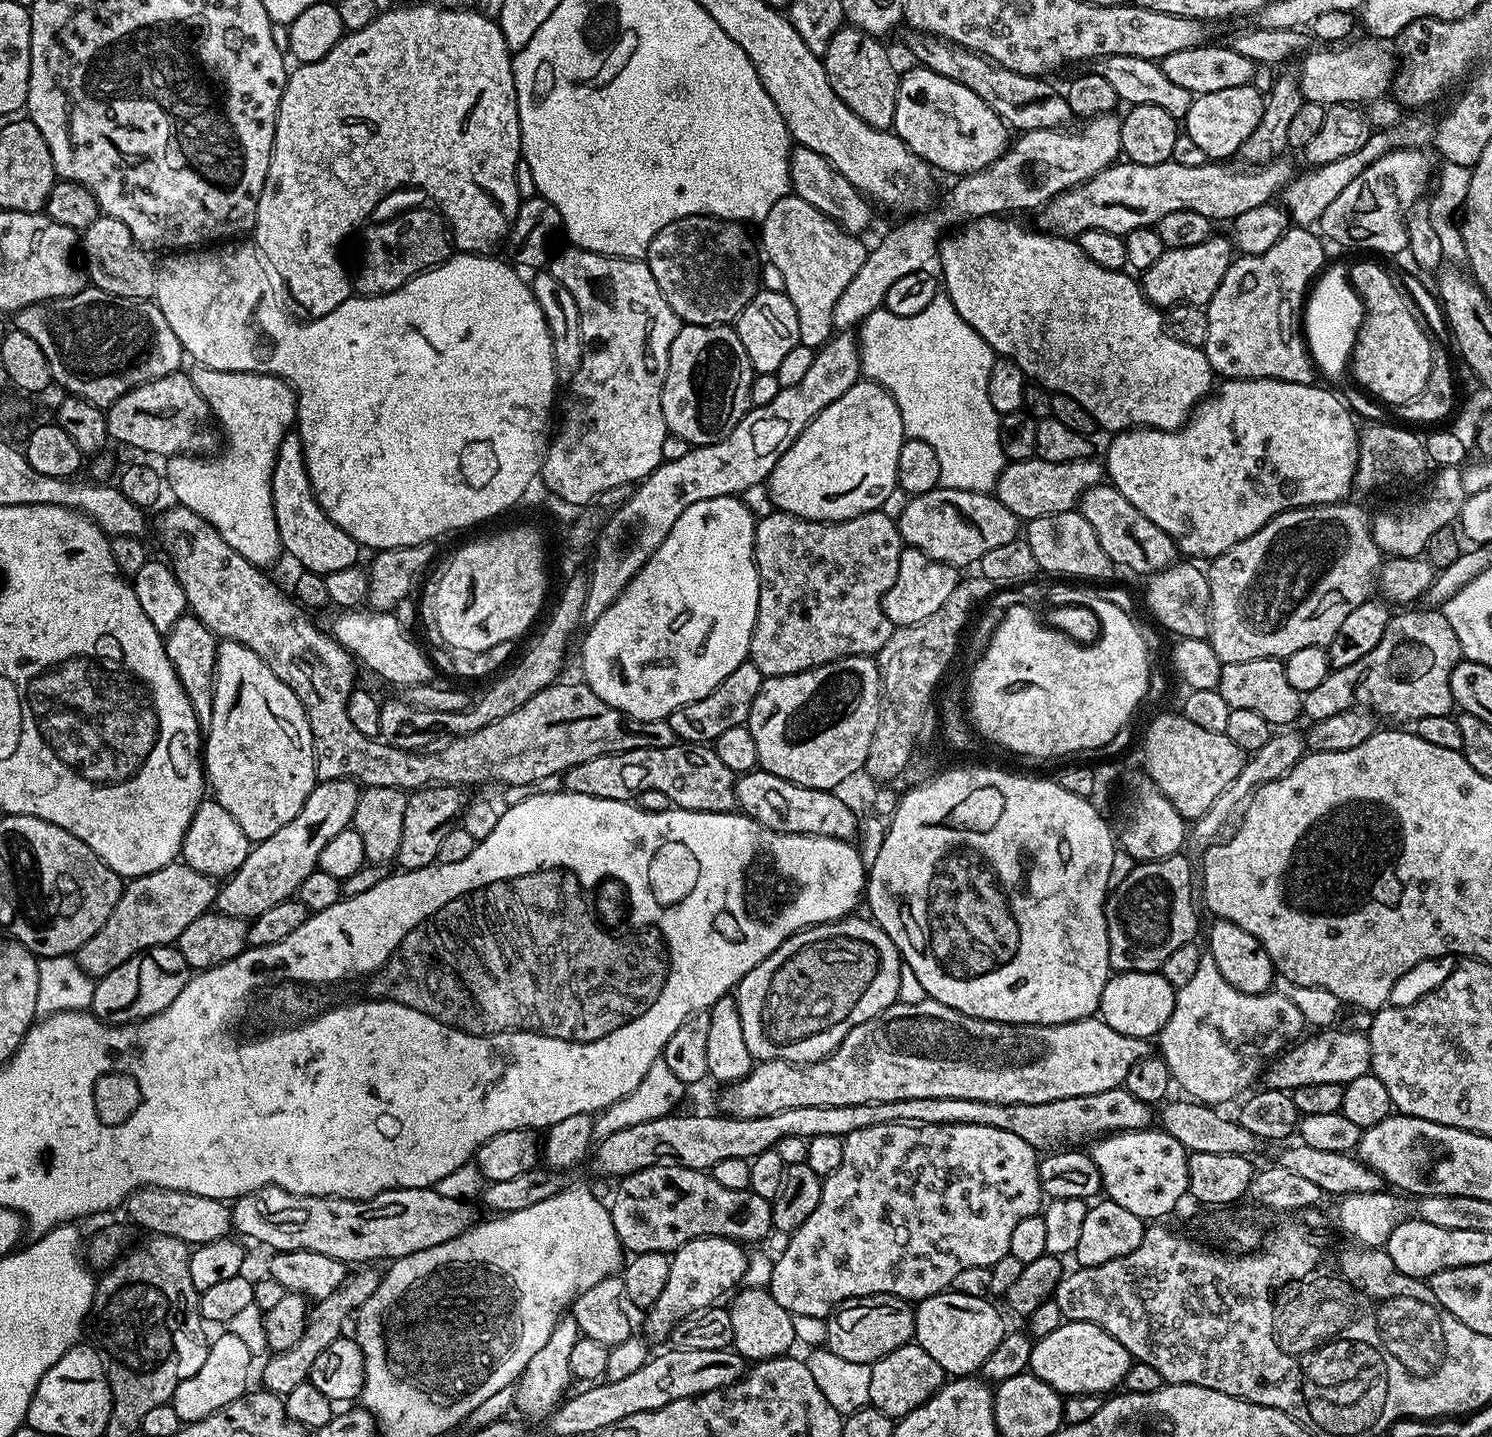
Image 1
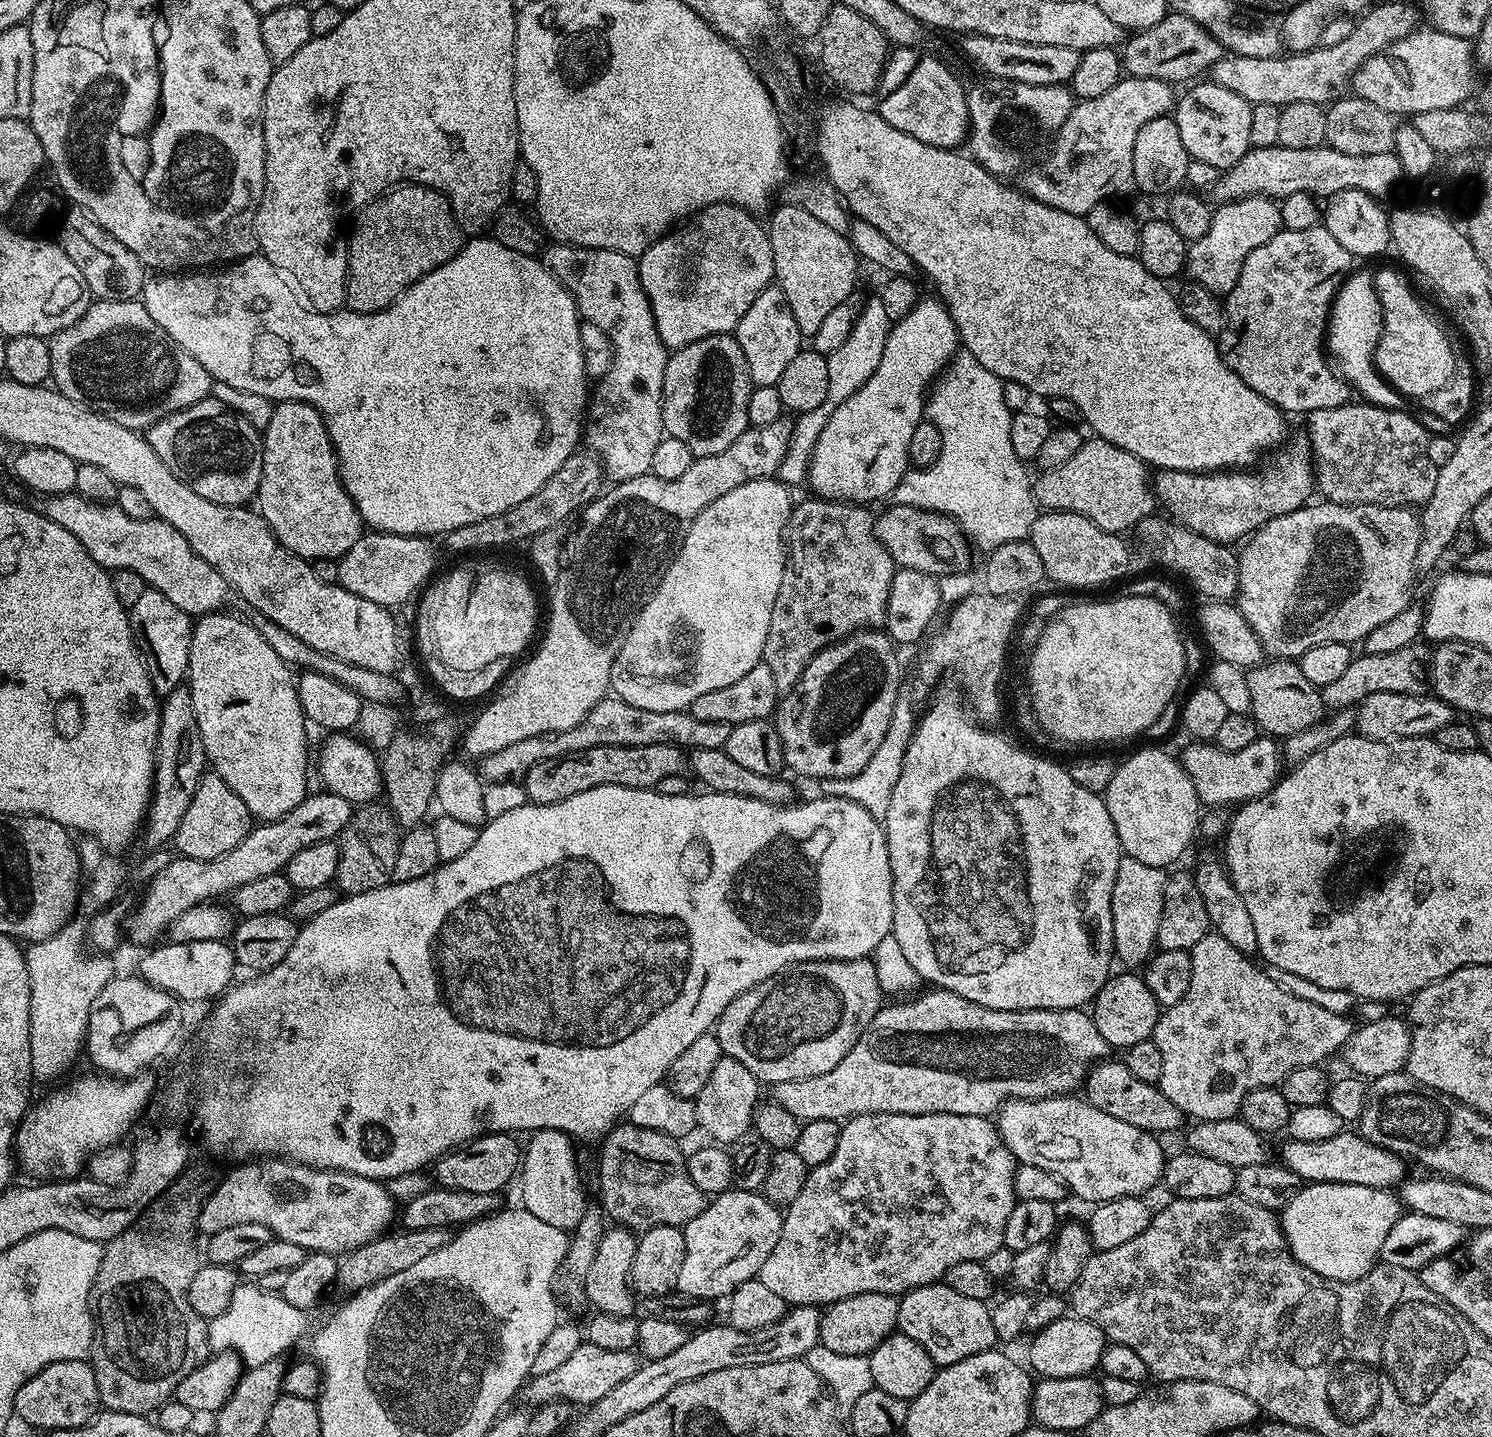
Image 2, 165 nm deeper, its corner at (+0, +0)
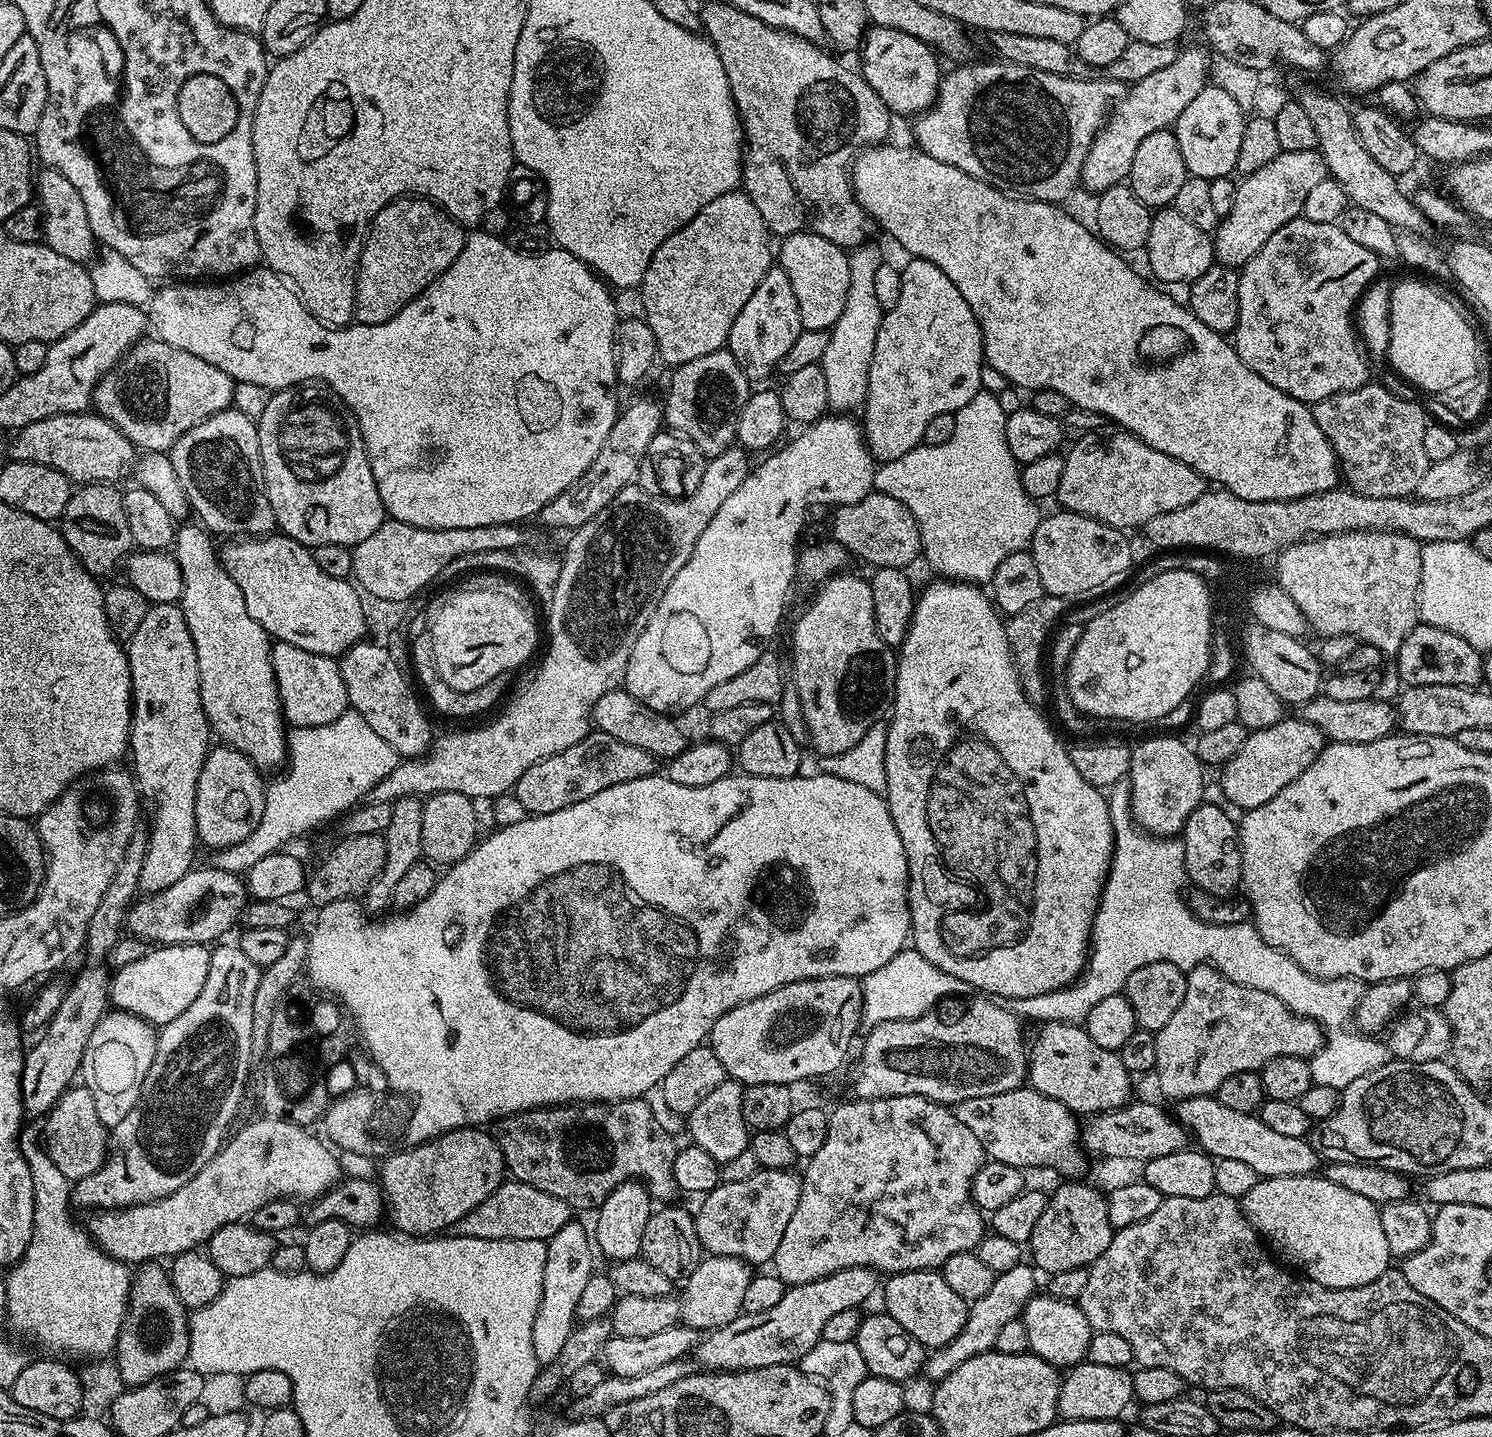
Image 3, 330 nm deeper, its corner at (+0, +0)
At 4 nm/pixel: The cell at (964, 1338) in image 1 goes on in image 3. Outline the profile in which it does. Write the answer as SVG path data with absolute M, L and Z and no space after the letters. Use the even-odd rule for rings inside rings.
M939 1271L927 1272L897 1272L889 1275L883 1281L882 1296L884 1292L883 1311L906 1330L925 1349L935 1350L944 1345L960 1333L968 1317L969 1301L958 1298L950 1286L946 1286L943 1275Z

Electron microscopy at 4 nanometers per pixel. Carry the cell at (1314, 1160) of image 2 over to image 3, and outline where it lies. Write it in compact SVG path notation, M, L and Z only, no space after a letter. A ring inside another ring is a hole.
M1215 1095L1188 1098L1179 1101L1175 1108L1175 1118L1180 1121L1184 1131L1190 1134L1199 1151L1208 1153L1216 1160L1235 1158L1247 1162L1261 1178L1311 1176L1321 1167L1322 1157L1307 1139L1277 1134L1270 1130L1270 1126L1266 1126L1266 1122L1260 1120L1259 1115L1230 1110L1222 1106L1222 1102L1218 1102Z

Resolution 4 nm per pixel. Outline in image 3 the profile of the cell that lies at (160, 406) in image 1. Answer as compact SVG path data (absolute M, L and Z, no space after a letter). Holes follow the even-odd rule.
M230 407L208 416L198 426L186 430L170 450L174 474L186 490L199 523L217 537L251 538L277 531L274 510L266 494L256 421Z

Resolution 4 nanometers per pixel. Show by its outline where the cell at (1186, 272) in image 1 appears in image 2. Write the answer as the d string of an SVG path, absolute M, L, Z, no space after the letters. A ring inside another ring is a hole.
M1247 196L1221 203L1219 207L1212 213L1210 230L1188 245L1186 276L1191 283L1206 286L1206 290L1224 298L1234 290L1238 274L1242 274L1242 266L1251 252L1282 230L1282 217L1279 203L1270 196Z

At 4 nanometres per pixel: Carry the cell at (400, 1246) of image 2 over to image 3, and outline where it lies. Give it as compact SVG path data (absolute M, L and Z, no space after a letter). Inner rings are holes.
M505 1179L470 1214L466 1214L458 1222L454 1222L451 1231L466 1238L486 1238L487 1240L542 1240L548 1241L562 1230L562 1226L573 1223L574 1209L562 1202L562 1198L554 1198L554 1194L546 1194L546 1190L538 1190L538 1186L530 1186L521 1180Z

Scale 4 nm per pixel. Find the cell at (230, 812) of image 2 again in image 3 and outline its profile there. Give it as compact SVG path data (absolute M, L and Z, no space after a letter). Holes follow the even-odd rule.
M231 746L209 747L202 774L198 774L198 790L194 794L196 838L205 849L229 848L254 834L262 822L266 780L246 754Z

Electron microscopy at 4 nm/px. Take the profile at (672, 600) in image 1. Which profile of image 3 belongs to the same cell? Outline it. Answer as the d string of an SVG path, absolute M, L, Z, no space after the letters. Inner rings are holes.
M828 414L824 419L815 420L814 423L807 425L801 431L804 432L801 436L794 437L788 445L785 443L783 446L777 447L771 454L765 455L761 459L765 460L757 468L755 465L749 471L742 486L738 486L738 490L734 490L734 494L730 494L730 498L726 498L726 502L722 502L722 506L718 506L718 514L714 514L714 518L710 518L710 522L706 525L706 530L702 530L702 538L698 538L698 546L694 546L694 554L686 562L686 566L682 566L682 570L678 570L678 574L674 574L674 582L670 582L670 586L666 586L666 594L662 594L662 602L658 602L658 610L654 610L650 622L646 622L646 630L642 630L642 634L638 634L638 642L630 654L630 662L626 666L623 682L623 687L630 694L634 694L634 698L638 698L638 702L646 702L646 706L665 714L675 713L675 708L692 708L695 704L699 705L703 701L704 695L710 690L714 690L714 686L720 685L721 682L727 682L729 678L734 678L734 674L742 674L742 670L746 670L746 666L754 666L754 662L758 662L760 655L771 645L768 643L771 642L772 635L779 630L780 619L784 616L784 603L788 600L792 579L795 581L798 576L796 558L798 545L801 543L800 531L804 528L804 515L807 514L808 508L814 507L815 504L839 506L862 502L862 498L866 498L874 490L875 484L872 483L876 480L878 464L872 458L872 451L868 449L868 441L864 439L863 427L857 421L855 424L850 417L851 415L848 414Z

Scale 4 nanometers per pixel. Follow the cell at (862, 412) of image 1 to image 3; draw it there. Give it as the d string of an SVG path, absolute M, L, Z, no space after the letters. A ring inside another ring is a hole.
M915 258L907 261L908 265L903 265L900 277L902 278L902 294L898 297L898 303L894 305L894 310L883 313L878 326L878 334L874 338L874 358L870 358L870 374L868 375L868 393L864 395L864 403L862 405L862 413L864 412L864 420L862 419L862 427L864 430L864 439L868 441L868 449L872 451L872 458L877 462L883 460L892 460L891 462L900 462L907 457L910 450L914 450L924 439L926 434L926 425L938 414L946 414L947 412L957 412L962 410L962 406L966 406L966 402L970 402L974 398L974 394L982 391L980 384L984 380L984 372L986 373L986 361L984 358L984 339L982 338L982 330L978 318L974 318L974 310L970 310L966 298L962 298L958 286L954 286L954 282L950 282L950 278L946 278L946 274L942 274L942 270L938 266L934 266L934 262L926 262L925 260L917 260Z

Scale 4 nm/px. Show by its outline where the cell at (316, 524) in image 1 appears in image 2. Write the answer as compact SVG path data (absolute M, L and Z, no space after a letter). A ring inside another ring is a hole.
M281 400L273 407L270 422L262 430L262 478L256 491L255 503L260 516L270 526L282 546L295 556L313 560L339 561L340 557L363 536L366 525L358 506L340 481L340 467L336 465L336 451L326 430L324 416L314 406L301 400Z

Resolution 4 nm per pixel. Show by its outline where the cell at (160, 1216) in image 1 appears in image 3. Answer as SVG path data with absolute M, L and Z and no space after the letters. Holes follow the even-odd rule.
M83 1086L66 1089L42 1124L42 1143L48 1150L48 1157L70 1182L86 1178L102 1167L108 1155L109 1135L109 1129L98 1118L98 1110L94 1110L94 1094Z

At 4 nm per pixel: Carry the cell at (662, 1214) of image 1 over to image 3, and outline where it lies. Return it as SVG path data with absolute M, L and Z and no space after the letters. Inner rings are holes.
M644 1098L530 1108L526 1112L515 1112L513 1116L504 1116L495 1121L494 1135L496 1144L502 1150L507 1175L511 1179L538 1186L538 1190L546 1190L546 1194L562 1198L562 1202L574 1210L599 1209L611 1192L627 1180L640 1181L656 1202L672 1202L678 1196L674 1182L674 1158L678 1144L675 1144L674 1136L658 1124Z

